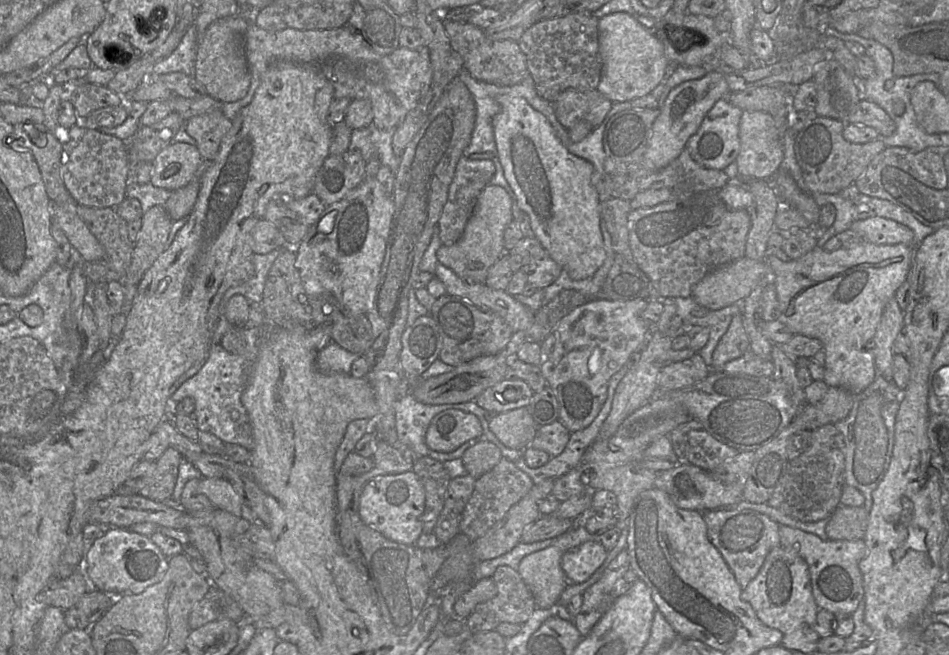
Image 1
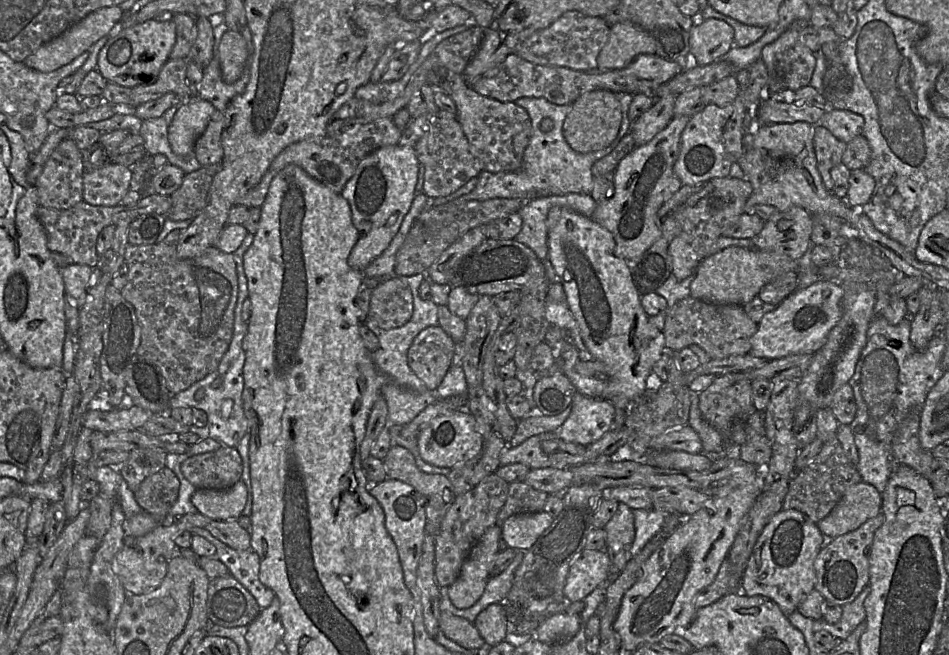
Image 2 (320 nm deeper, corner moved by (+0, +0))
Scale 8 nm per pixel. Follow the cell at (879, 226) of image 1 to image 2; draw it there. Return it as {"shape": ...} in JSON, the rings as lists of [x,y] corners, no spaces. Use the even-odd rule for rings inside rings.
{"shape":[[[807,122],[759,125],[753,135],[744,134],[744,152],[737,162],[745,174],[743,180],[748,180],[753,187],[745,203],[745,213],[754,214],[758,205],[774,206],[779,211],[799,206],[811,215],[827,213],[840,218],[847,226],[852,224],[859,210],[827,190],[817,169],[813,145],[815,126]]]}

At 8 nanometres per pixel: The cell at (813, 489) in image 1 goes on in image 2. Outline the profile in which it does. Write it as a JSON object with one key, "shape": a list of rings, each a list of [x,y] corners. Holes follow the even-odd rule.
{"shape":[[[834,435],[823,443],[819,454],[807,466],[795,473],[782,508],[798,510],[817,524],[832,512],[849,487],[861,481],[857,466],[845,455],[840,441]]]}

